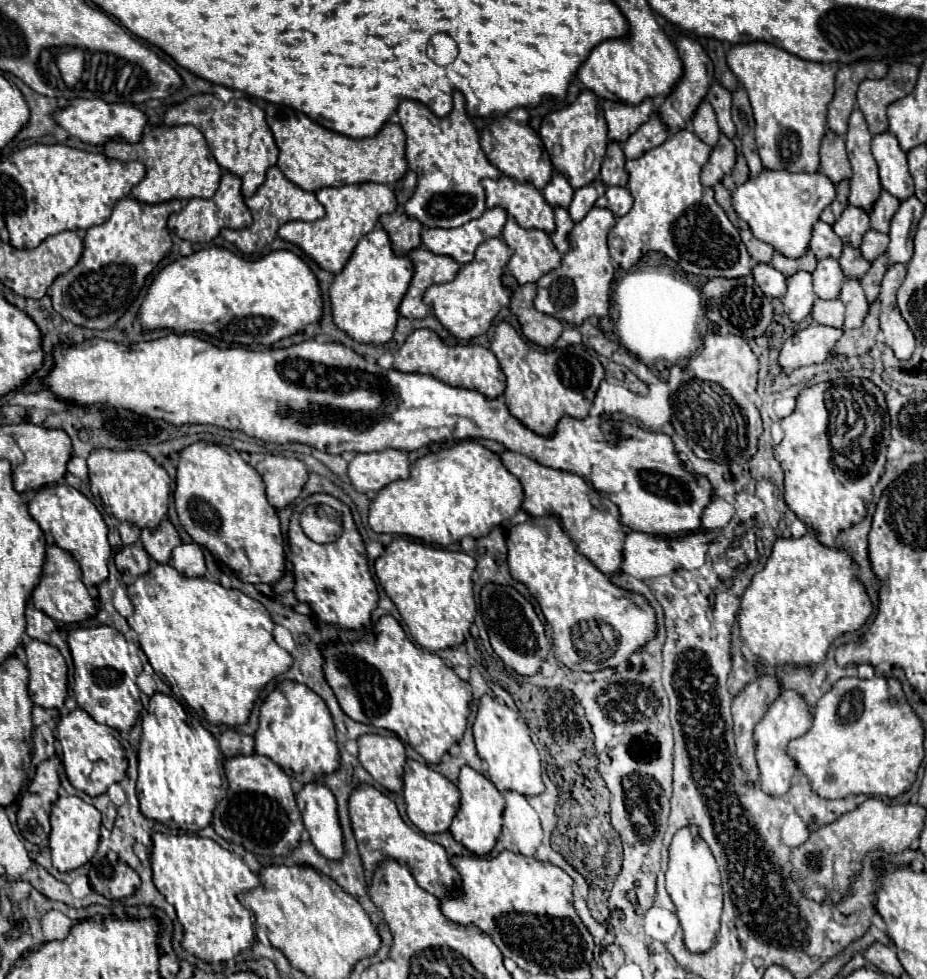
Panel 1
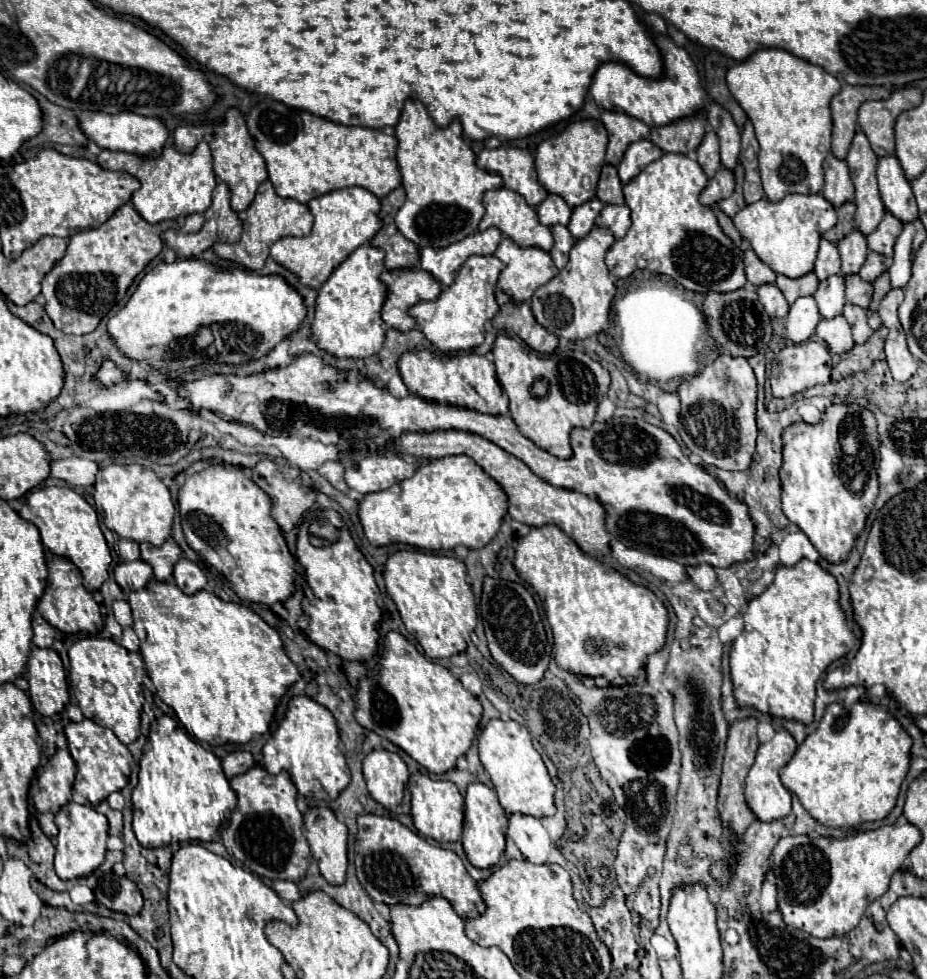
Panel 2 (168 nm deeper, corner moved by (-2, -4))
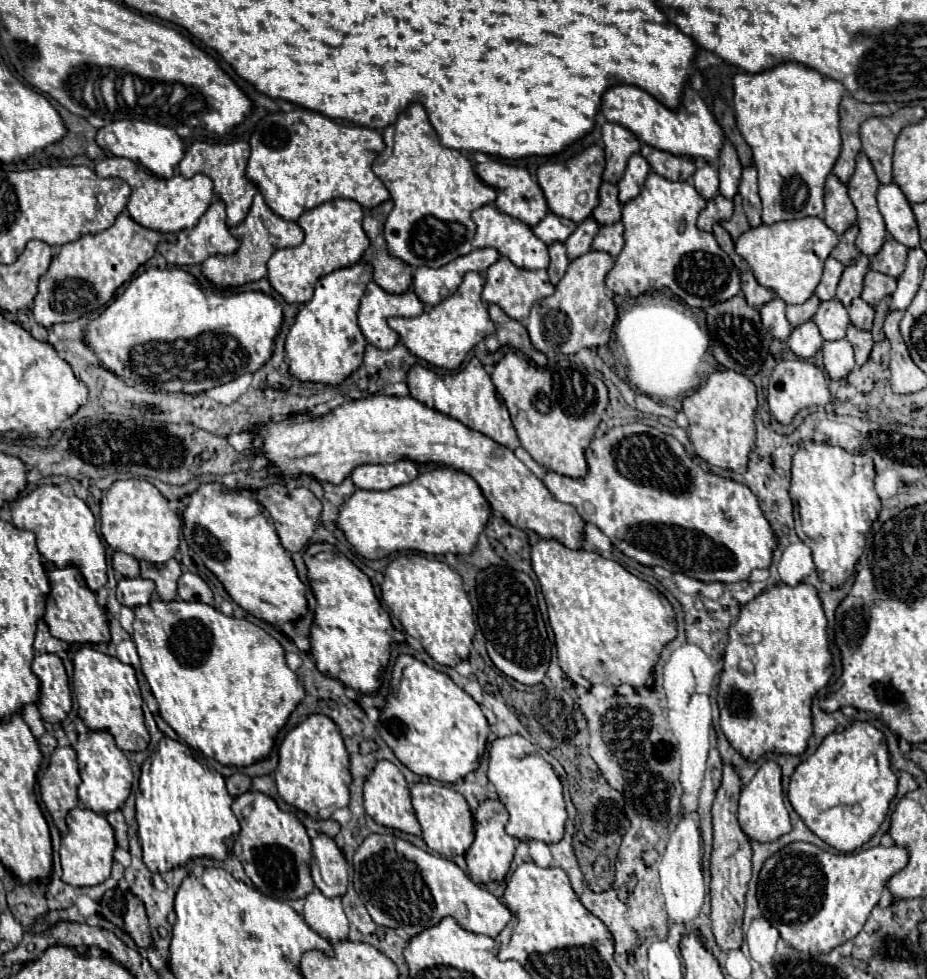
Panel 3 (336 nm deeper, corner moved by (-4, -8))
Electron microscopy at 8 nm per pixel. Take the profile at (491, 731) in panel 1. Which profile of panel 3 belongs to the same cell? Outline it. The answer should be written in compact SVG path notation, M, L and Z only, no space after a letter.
M519 734L497 738L489 752L489 782L497 788L497 796L509 812L505 832L511 838L543 840L545 844L555 844L563 838L567 810L561 780L553 766L537 752L531 740Z

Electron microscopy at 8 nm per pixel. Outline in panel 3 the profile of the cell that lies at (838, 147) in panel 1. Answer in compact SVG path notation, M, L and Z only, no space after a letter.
M829 174L825 182L825 216L823 222L837 234L843 234L855 224L855 206L847 194L847 186L837 176Z

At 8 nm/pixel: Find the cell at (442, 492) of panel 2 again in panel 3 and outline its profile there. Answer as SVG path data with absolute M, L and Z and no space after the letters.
M435 468L419 474L411 484L401 484L385 492L355 490L341 504L335 526L363 558L379 560L403 550L423 554L471 554L487 518L489 502L469 474Z

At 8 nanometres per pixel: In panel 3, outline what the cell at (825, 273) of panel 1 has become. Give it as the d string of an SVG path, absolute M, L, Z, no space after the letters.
M829 300L829 302L821 302L817 314L813 316L813 322L817 324L825 340L841 340L845 338L849 316L845 306L839 304L839 300Z

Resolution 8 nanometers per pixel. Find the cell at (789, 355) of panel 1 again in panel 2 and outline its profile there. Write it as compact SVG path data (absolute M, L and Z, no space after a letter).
M807 340L801 344L791 344L785 346L773 360L771 366L771 374L769 374L769 382L771 382L771 390L773 396L779 398L787 398L793 396L797 392L803 392L805 388L811 388L815 384L825 384L831 380L831 352L829 348L825 348L825 342L817 340Z

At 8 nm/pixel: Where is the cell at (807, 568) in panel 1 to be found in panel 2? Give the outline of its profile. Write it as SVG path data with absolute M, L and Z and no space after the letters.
M799 560L795 566L779 566L773 582L749 600L743 620L745 630L731 648L731 678L737 704L811 724L817 680L833 660L845 656L845 652L855 644L855 632L851 630L847 614L839 602L837 578L813 560Z

